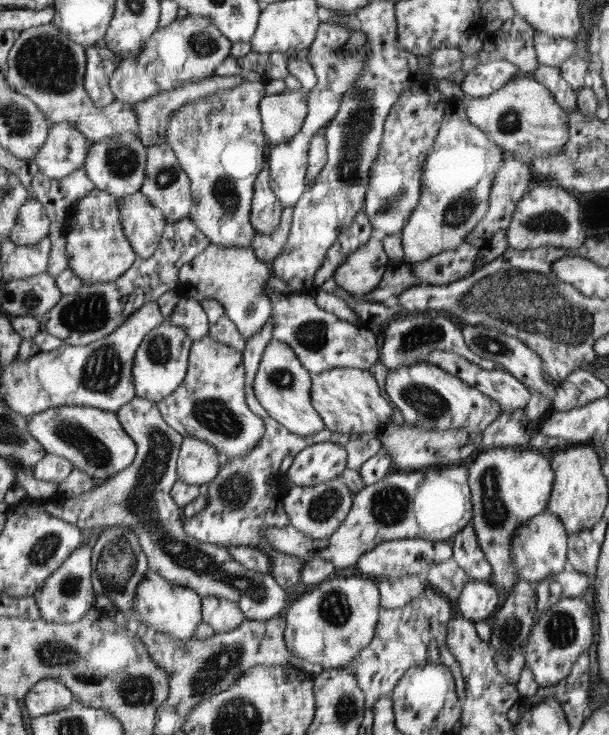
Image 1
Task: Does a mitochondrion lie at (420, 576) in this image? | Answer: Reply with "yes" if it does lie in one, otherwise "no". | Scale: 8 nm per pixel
no

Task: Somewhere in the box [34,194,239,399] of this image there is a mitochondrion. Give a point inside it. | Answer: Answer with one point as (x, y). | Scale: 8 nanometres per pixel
(88, 313)

